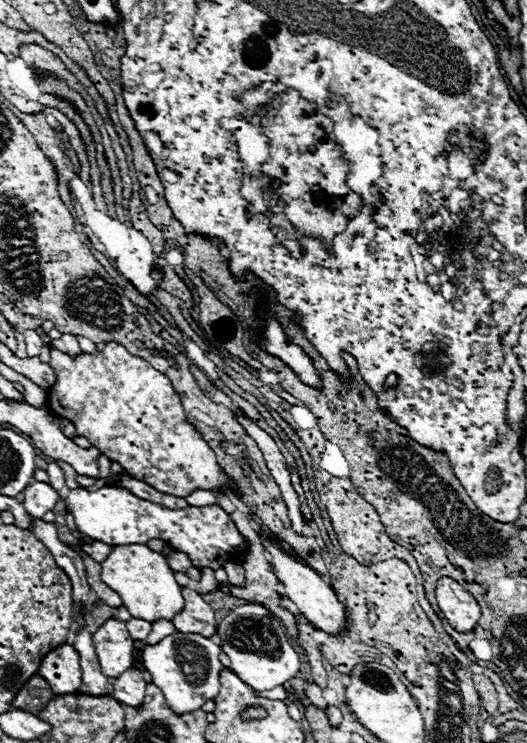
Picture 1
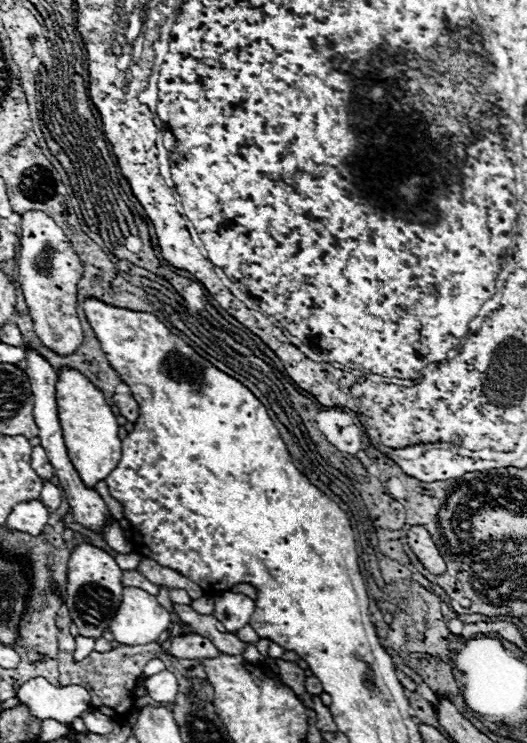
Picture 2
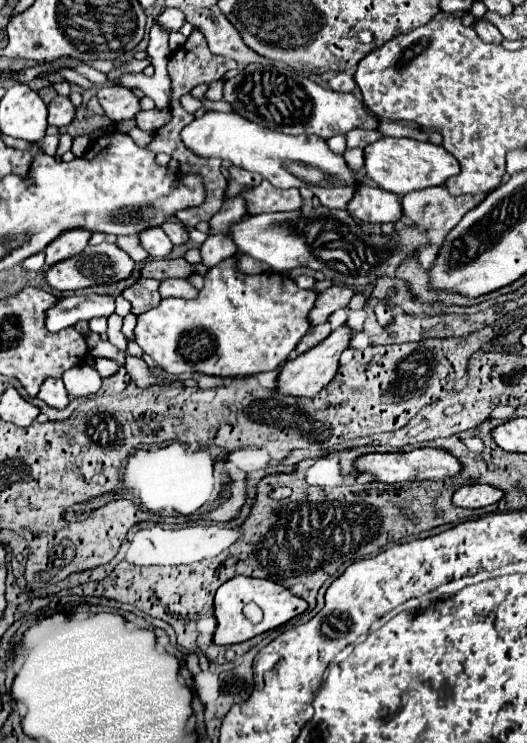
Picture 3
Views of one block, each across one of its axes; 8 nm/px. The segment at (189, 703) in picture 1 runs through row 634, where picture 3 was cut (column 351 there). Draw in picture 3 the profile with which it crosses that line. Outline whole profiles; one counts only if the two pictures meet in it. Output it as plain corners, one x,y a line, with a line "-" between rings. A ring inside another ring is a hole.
206,112
202,118
196,118
182,130
182,140
184,144
198,156
202,158
222,158
230,160
234,166
246,168
250,172
258,172
262,178
268,178
272,186
276,188
312,188
314,196
328,208
348,208
348,200
352,200
352,192
358,188
358,174
352,172
344,160
342,154
334,154
326,140
320,140
320,136
290,136
290,134
280,134
276,130
268,130
260,124
252,124
244,120
242,116
236,114
226,114
226,112
-
296,162
302,166
314,166
322,170
322,184
308,184
300,178
296,178
290,170
288,164

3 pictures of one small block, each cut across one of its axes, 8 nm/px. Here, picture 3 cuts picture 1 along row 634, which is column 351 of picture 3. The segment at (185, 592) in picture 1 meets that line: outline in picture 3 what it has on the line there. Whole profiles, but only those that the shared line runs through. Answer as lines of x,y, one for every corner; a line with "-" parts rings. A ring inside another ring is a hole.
366,182
360,184
360,188
356,190
356,196
348,204
348,212
370,224
396,224
396,220
404,216
400,208
400,198
396,194
368,186

